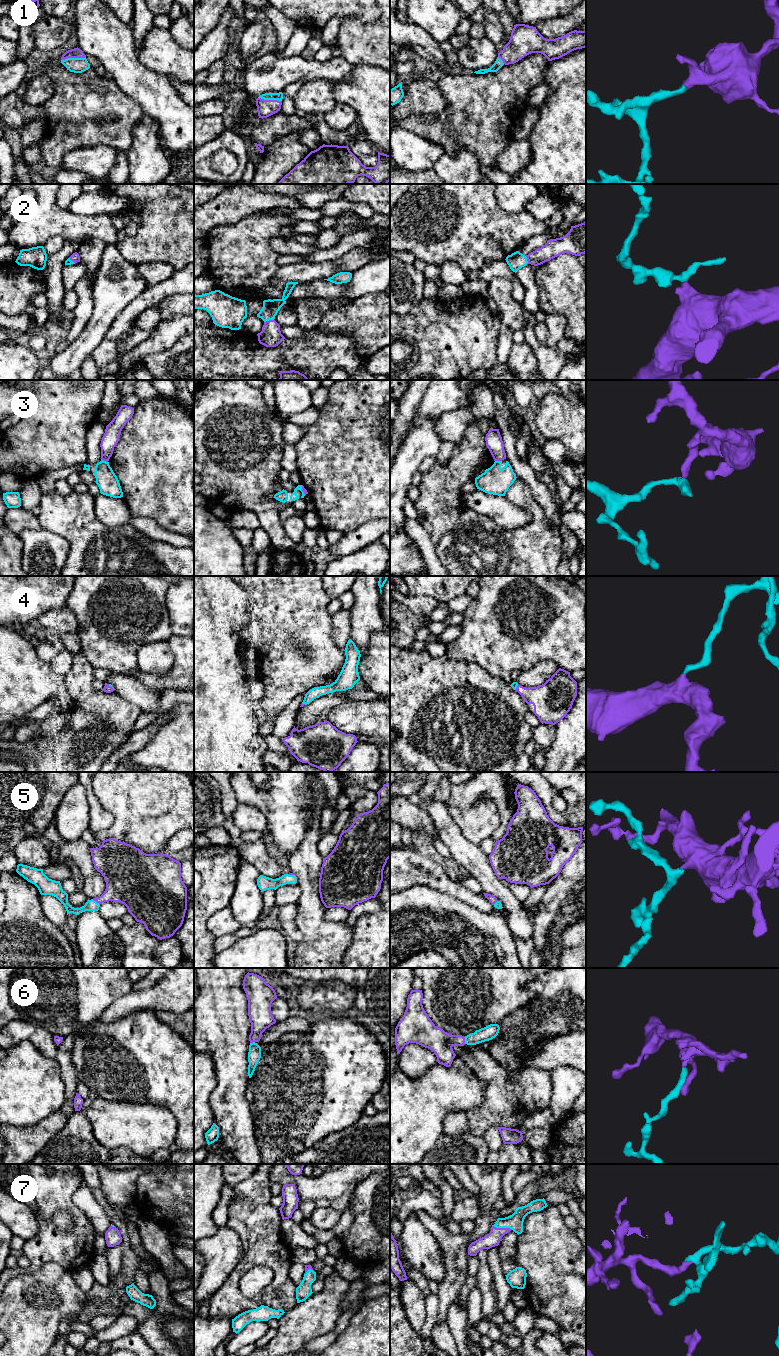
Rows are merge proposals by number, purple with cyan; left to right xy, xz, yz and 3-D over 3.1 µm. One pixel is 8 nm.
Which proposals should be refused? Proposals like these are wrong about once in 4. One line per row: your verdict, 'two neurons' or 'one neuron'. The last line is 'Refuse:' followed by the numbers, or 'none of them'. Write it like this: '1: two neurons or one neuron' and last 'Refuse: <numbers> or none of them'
1: one neuron
2: one neuron
3: two neurons
4: one neuron
5: one neuron
6: one neuron
7: one neuron
Refuse: 3

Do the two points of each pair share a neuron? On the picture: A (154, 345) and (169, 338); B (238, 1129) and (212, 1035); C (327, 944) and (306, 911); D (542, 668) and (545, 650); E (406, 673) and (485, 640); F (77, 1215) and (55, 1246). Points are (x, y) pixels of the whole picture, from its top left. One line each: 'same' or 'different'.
A: same
B: same
C: same
D: different
E: different
F: same

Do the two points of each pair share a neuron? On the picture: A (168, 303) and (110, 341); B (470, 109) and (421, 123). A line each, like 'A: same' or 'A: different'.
A: different
B: same

